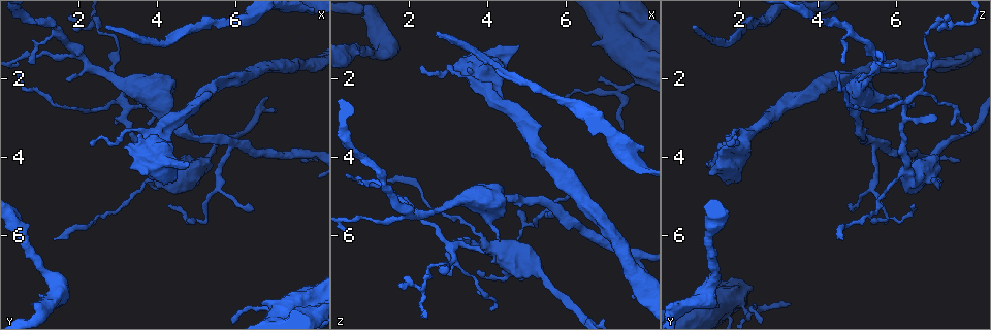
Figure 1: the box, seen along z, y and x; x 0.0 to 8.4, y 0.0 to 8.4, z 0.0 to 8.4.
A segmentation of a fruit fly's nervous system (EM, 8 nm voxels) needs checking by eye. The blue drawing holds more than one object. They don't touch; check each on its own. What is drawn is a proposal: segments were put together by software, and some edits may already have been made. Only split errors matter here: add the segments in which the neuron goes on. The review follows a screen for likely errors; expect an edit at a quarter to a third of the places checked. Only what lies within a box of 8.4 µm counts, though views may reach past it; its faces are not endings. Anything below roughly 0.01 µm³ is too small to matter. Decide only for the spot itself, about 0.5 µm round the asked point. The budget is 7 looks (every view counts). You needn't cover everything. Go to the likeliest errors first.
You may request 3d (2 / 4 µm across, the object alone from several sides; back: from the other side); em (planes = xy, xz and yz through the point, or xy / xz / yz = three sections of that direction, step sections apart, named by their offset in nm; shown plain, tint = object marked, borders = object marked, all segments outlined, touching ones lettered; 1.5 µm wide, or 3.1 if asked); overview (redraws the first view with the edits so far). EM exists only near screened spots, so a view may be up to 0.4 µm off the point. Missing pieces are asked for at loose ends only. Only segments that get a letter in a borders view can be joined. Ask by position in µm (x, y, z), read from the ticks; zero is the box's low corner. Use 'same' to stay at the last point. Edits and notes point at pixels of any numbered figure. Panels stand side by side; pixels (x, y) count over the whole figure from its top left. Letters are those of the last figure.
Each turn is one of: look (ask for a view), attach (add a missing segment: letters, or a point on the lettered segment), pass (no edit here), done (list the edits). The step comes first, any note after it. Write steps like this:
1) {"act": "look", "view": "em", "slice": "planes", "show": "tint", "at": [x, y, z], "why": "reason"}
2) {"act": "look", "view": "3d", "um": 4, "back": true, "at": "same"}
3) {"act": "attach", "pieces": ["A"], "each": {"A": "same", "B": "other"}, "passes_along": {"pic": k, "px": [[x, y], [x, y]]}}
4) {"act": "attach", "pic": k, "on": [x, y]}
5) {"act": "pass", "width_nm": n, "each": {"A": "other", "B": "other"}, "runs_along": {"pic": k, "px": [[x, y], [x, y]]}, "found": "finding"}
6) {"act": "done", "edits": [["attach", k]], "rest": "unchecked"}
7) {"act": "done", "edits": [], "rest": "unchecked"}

{"act": "look", "view": "em", "slice": "planes", "show": "tint", "at": [6.65, 7.75, 1.20], "why": "free end"}

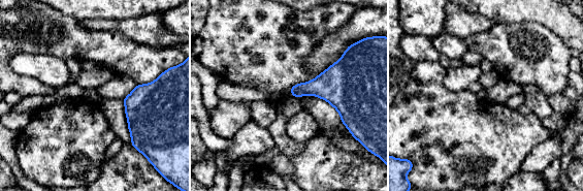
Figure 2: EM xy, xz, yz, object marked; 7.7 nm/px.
{"act": "look", "view": "em", "slice": "planes", "show": "borders", "at": "same", "why": "see the neighbours"}

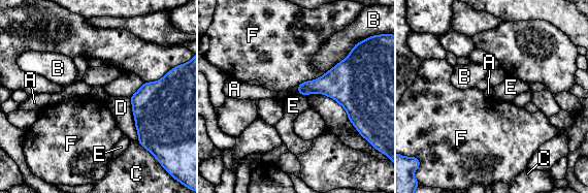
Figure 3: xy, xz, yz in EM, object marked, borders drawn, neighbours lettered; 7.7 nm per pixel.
{"act": "attach", "pieces": ["A"], "each": {"A": "same", "B": "other", "C": "other", "D": "other", "E": "other", "F": "other"}, "passes_along": {"pic": 3, "px": [[329, 84], [298, 90], [266, 93]]}, "found": "it goes on there"}

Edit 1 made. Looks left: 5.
{"act": "look", "view": "em", "slice": "planes", "show": "borders", "at": [2.70, 0.60, 0.85], "why": "thin end"}

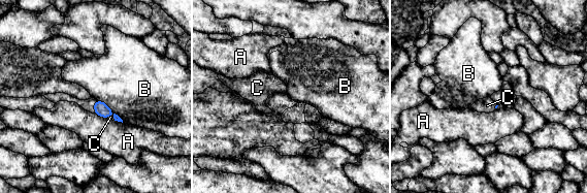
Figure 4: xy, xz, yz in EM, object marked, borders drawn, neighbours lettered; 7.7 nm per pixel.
{"act": "attach", "pieces": ["C"], "each": {"A": "other", "B": "other", "C": "same"}, "found": "the neuron continues"}

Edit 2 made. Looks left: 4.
{"act": "look", "view": "overview", "why": "redraw"}

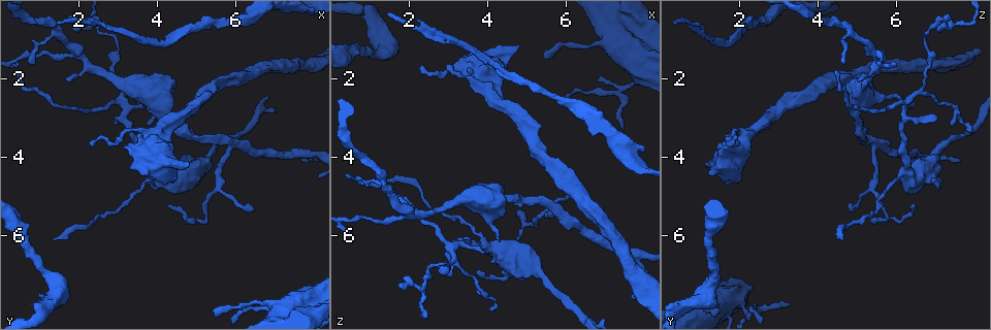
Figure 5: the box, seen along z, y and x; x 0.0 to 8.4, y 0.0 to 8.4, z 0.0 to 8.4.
{"act": "look", "view": "3d", "um": 4, "at": [1.35, 6.15, 4.65], "why": "thin end"}

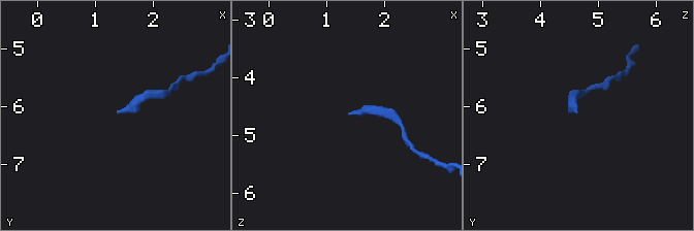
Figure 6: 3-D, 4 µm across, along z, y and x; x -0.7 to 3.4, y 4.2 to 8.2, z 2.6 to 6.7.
{"act": "look", "view": "em", "slice": "xy", "step": 8, "show": "tint", "at": [1.40, 6.10, 4.65], "why": "now the EM"}

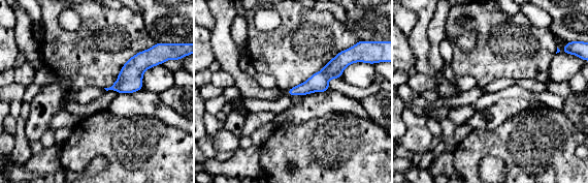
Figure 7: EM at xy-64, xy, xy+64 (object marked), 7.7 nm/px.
{"act": "look", "view": "em", "slice": "planes", "show": "borders", "at": "same"}

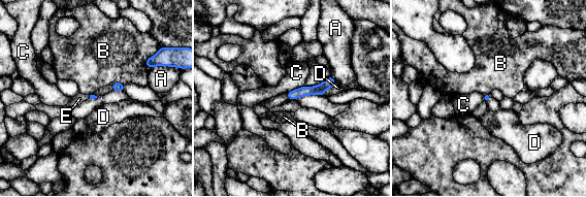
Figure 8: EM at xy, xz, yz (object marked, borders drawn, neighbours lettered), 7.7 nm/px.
{"act": "attach", "pieces": ["E"], "each": {"A": "other", "B": "other", "C": "other", "D": "other", "E": "same"}, "passes_along": {"pic": 8, "px": [[317, 90], [287, 96], [279, 100]]}, "found": "it goes on there"}

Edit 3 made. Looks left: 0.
{"act": "done", "edits": [["attach", 3], ["attach", 4], ["attach", 8]], "rest": "unchecked"}

